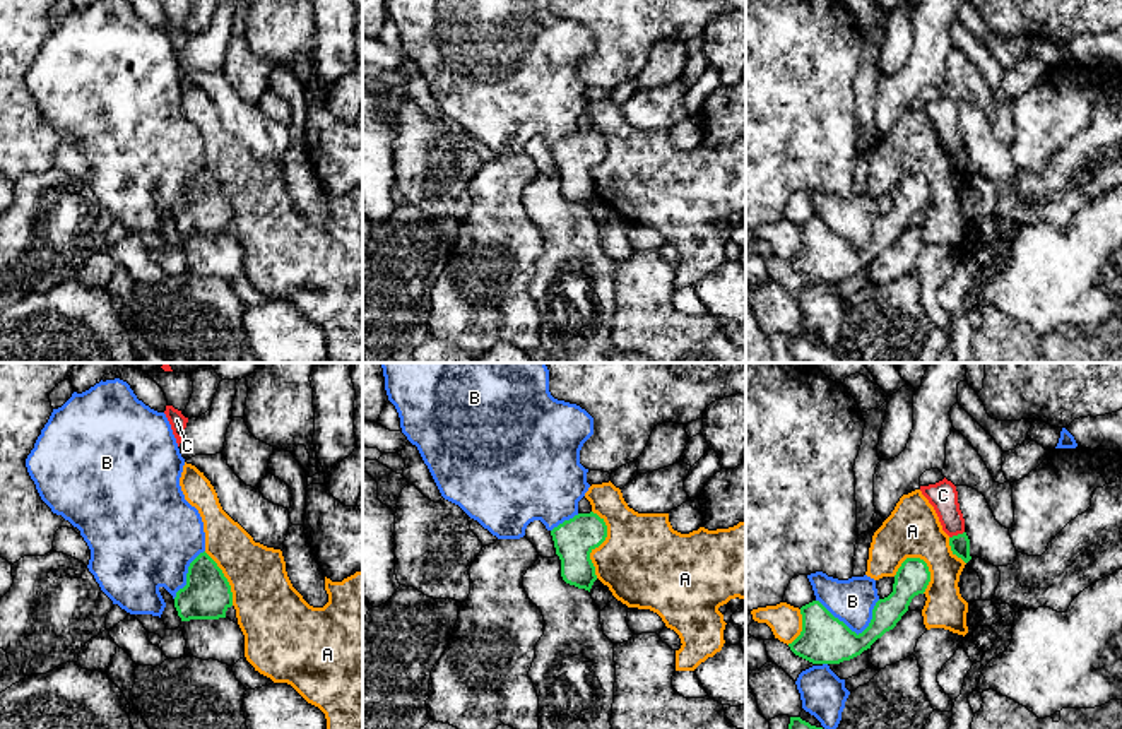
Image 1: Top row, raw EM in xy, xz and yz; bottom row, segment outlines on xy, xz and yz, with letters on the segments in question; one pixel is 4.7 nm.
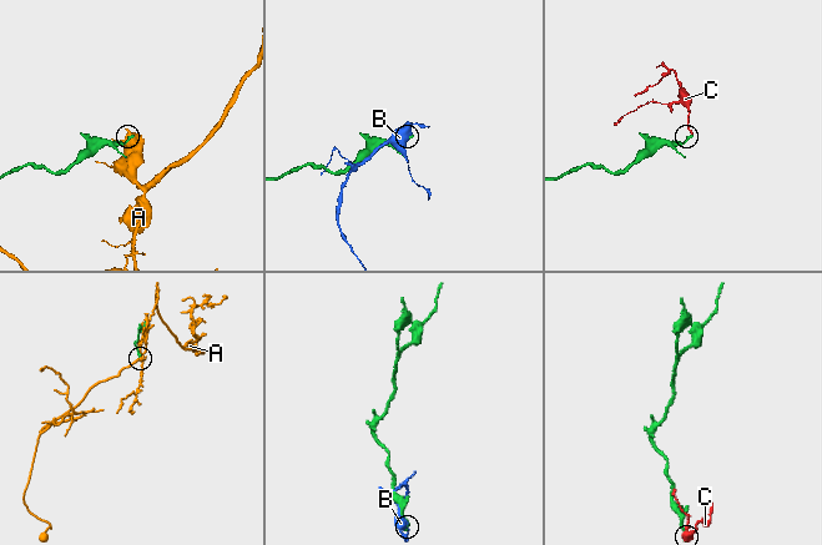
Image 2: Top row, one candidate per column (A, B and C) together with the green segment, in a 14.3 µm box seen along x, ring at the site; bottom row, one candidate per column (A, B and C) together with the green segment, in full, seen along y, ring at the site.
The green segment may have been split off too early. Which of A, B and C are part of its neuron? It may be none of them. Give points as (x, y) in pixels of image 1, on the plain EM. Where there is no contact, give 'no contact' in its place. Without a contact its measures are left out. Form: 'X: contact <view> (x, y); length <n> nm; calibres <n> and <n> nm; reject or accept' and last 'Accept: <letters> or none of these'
A: contact xz (599, 161); length 320 nm; calibres 190 and 420 nm; reject
B: contact yz (854, 248); length 300 nm; calibres 220 and 200 nm; reject
C: contact yz (958, 151); length 80 nm; calibres 100 and 140 nm; reject
Accept: none of these

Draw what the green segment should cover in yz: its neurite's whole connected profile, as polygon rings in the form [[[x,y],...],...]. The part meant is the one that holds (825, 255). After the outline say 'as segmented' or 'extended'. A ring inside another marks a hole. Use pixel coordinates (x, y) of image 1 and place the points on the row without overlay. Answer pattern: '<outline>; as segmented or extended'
[[[906,175],[895,192],[893,209],[876,219],[869,243],[859,252],[819,217],[812,217],[800,224],[802,248],[788,264],[812,281],[850,277],[893,246],[908,228],[912,216],[925,209],[929,199],[927,180],[920,175]]]; as segmented

